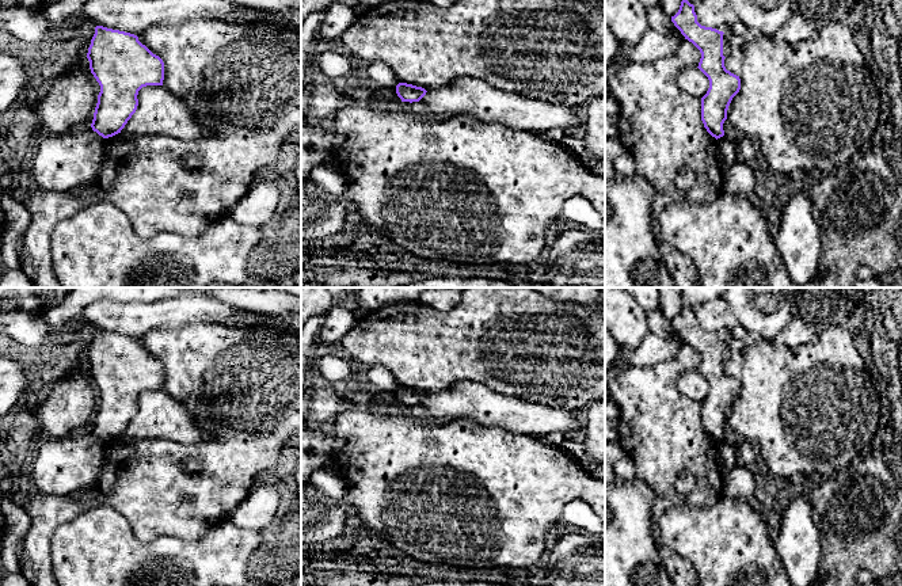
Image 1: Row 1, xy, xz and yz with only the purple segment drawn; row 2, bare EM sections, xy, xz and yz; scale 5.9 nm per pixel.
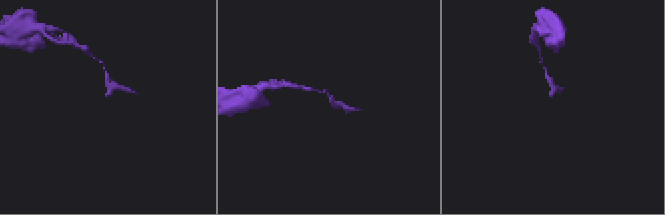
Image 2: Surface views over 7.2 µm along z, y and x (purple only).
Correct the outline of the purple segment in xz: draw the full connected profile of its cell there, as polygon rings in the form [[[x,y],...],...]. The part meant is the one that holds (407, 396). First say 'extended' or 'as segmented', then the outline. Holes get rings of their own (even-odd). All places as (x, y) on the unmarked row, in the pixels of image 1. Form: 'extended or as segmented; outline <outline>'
as segmented; outline [[[399,387],[396,389],[396,397],[401,406],[419,406],[425,399],[426,393],[407,387]]]

